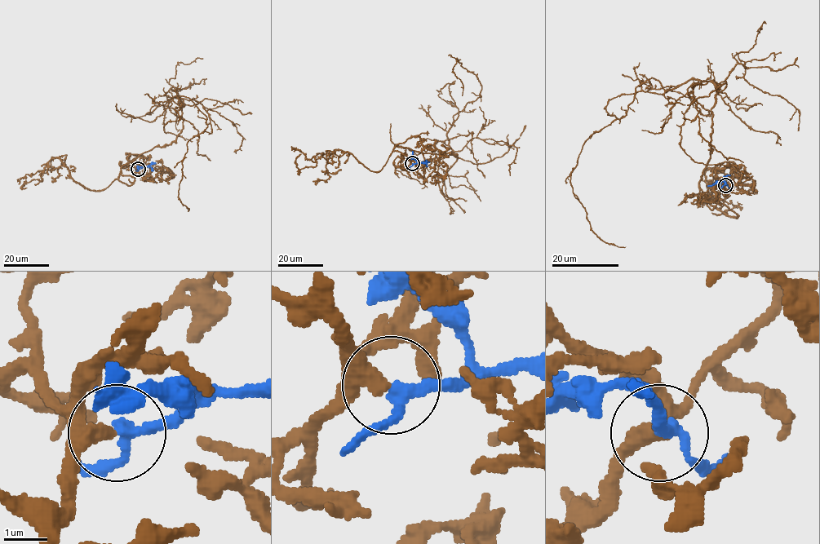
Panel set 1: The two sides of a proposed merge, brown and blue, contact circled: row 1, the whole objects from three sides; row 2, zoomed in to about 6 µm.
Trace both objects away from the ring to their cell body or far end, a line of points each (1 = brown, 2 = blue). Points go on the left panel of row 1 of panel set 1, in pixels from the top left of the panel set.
1: (138, 169), (118, 179), (175, 139), (173, 99), (188, 97), (207, 126), (182, 162), (188, 210)
2: (138, 169), (152, 162)

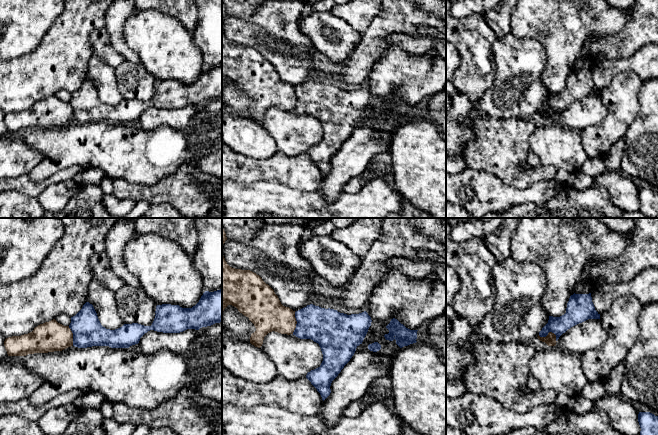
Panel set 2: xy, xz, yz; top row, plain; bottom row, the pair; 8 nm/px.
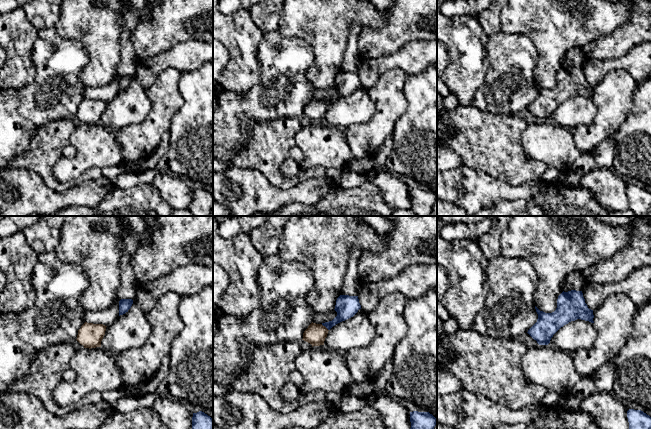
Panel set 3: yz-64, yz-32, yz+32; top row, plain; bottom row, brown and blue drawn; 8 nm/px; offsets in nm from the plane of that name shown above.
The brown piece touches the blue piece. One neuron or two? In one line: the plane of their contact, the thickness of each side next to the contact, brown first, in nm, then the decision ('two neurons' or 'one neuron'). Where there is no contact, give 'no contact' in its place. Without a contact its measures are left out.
yz | 90/160 nm | two neurons

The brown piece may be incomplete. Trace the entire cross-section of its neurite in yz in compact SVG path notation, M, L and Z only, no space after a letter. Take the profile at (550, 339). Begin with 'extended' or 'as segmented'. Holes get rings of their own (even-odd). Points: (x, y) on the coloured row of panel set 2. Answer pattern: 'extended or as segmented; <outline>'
as segmented; M549 332L546 337L537 337L540 341L545 342L548 346L555 346L556 345L556 335L552 332Z

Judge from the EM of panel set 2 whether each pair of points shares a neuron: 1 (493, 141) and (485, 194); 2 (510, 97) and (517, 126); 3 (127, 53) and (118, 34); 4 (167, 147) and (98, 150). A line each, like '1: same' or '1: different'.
1: different
2: different
3: same
4: same

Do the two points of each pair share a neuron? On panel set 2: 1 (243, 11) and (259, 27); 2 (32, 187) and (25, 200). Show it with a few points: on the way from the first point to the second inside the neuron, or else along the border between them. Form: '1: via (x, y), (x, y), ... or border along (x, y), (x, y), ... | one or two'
1: border along (257, 10), (247, 18), (232, 16) | two
2: border along (10, 189), (36, 198) | two

